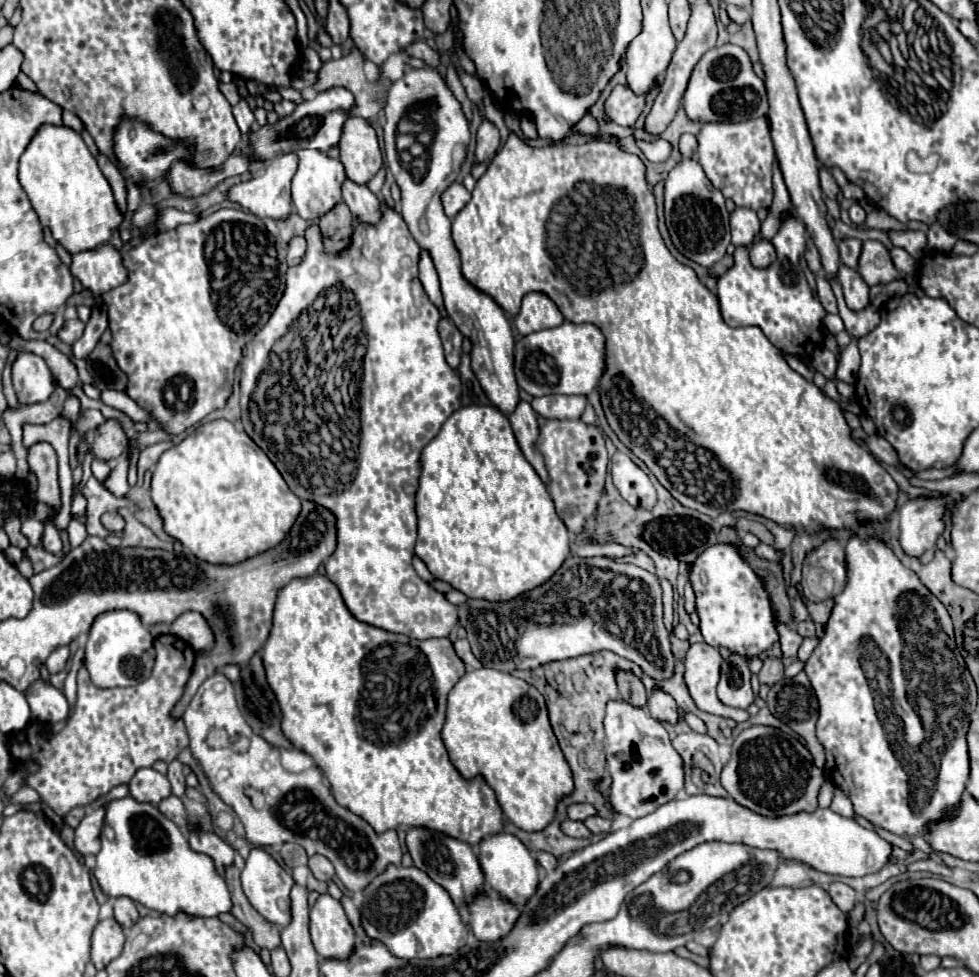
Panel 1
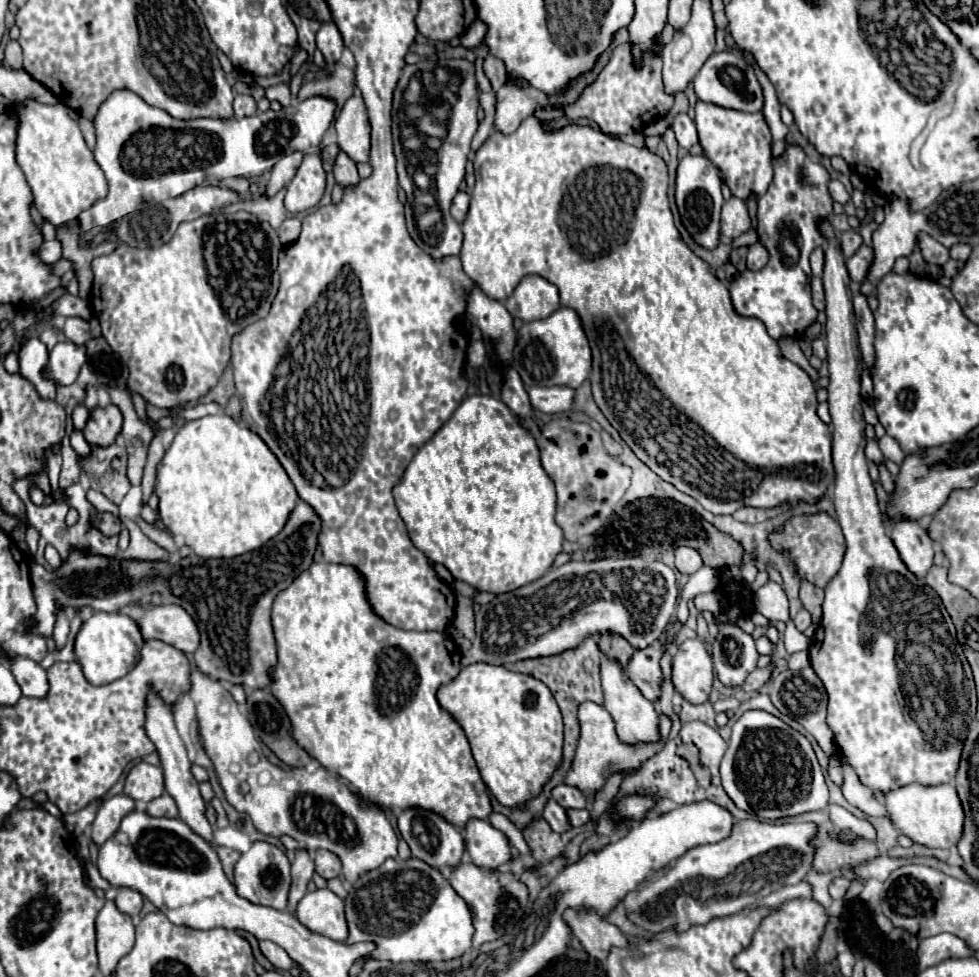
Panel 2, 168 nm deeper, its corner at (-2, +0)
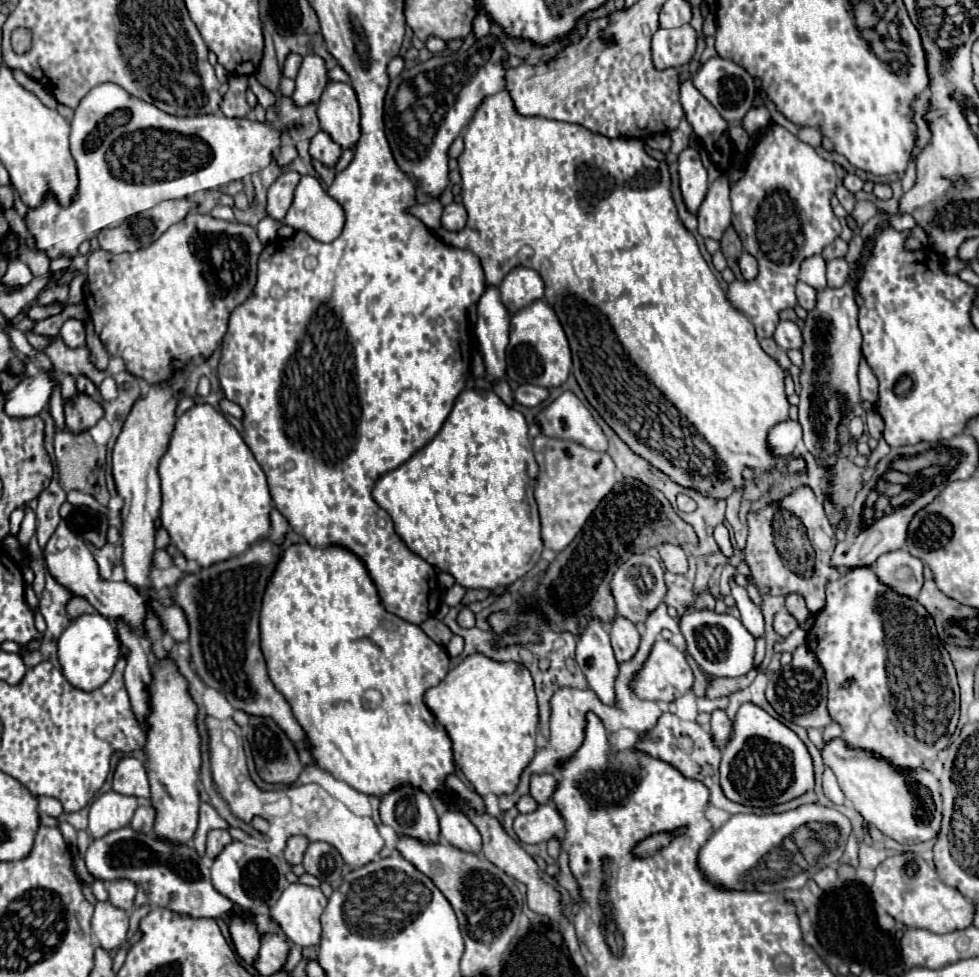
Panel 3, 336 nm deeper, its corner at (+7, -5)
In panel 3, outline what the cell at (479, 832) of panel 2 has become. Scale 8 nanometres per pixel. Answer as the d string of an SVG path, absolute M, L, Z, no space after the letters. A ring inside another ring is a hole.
M448 810L440 816L440 834L448 844L462 852L482 852L482 836L478 828L460 810Z

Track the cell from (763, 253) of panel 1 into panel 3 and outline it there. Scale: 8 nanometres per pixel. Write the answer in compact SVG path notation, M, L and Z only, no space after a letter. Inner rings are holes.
M744 252L744 254L740 256L738 264L740 264L740 270L742 270L744 280L754 280L754 278L756 278L756 274L758 274L758 262L756 262L754 256L750 256L748 252Z

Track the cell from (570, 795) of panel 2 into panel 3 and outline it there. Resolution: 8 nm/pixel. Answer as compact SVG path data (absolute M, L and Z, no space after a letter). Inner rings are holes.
M542 774L542 776L532 776L532 784L530 784L530 796L534 796L534 800L538 804L548 804L552 802L552 794L558 788L558 780L552 774Z

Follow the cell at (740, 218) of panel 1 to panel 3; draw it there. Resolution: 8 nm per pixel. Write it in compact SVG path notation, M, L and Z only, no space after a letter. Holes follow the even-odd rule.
M720 176L714 184L710 184L708 194L698 210L698 232L704 238L720 240L730 222L732 222L730 184L726 176Z

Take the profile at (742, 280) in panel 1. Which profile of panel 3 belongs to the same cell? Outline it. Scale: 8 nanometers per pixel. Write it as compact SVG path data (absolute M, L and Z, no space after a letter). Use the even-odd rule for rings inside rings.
M772 124L766 128L764 136L756 142L746 166L744 178L736 186L732 186L732 192L730 192L732 212L734 212L732 224L742 240L744 250L758 260L760 272L752 282L742 282L742 280L732 282L728 286L726 296L736 310L740 310L750 318L758 338L772 338L780 322L780 312L784 308L794 308L798 304L794 288L798 282L800 262L808 256L820 254L824 246L828 246L836 236L840 236L842 226L830 206L836 182L838 178L832 162L820 158L812 146L794 138L786 128Z

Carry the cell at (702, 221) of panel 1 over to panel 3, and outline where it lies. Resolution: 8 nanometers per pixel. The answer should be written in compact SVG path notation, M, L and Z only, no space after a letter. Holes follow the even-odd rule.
M686 148L678 156L678 176L680 176L680 192L682 200L690 214L698 214L700 204L708 194L706 168L702 166L700 154L692 148Z

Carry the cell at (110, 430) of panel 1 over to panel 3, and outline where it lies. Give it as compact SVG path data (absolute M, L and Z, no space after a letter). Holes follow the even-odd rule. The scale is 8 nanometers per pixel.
M78 394L68 404L64 404L64 414L66 414L68 430L80 434L92 428L104 416L104 410L96 400Z

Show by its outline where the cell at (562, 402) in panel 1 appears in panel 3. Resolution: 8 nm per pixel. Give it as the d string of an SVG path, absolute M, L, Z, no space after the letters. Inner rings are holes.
M522 384L518 386L518 390L514 392L514 398L518 404L526 406L526 408L534 408L538 406L540 402L544 402L548 398L548 390L542 388L542 386L530 386L530 384Z

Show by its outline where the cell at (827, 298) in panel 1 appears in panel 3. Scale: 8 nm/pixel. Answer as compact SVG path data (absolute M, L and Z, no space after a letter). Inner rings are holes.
M798 282L798 286L796 286L796 298L798 298L798 304L804 310L814 310L816 308L816 296L818 296L818 290L814 290L812 286L808 286L804 282Z

